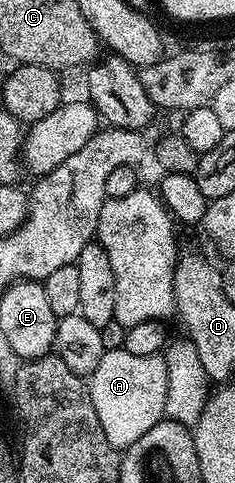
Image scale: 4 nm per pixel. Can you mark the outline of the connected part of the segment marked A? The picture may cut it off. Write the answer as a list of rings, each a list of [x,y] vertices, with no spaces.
[[[122,349],[105,351],[99,365],[89,377],[92,405],[99,425],[112,447],[123,451],[148,429],[164,418],[167,393],[167,369],[164,356],[136,356]]]

